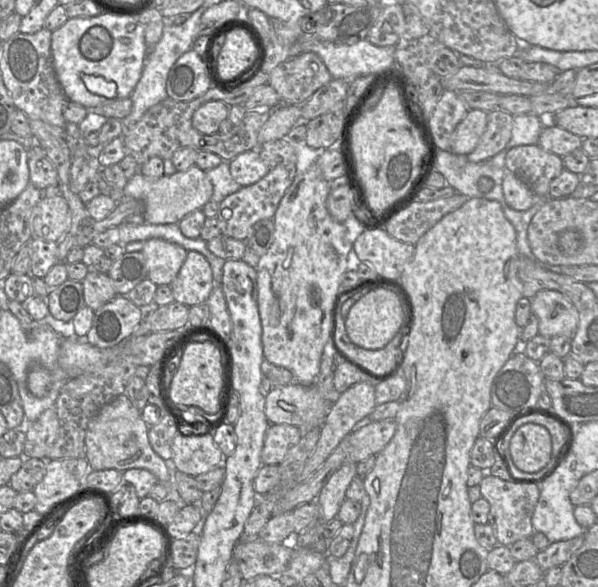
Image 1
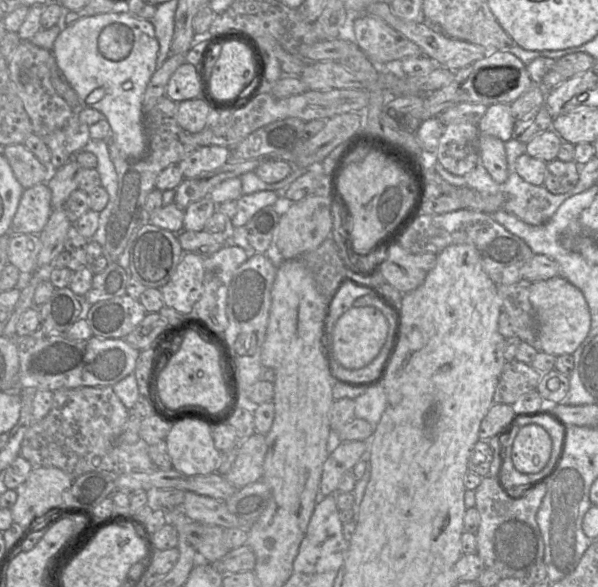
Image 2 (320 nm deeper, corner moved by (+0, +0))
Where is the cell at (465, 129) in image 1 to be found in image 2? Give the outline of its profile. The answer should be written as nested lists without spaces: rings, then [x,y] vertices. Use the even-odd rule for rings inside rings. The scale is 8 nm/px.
[[[509,104],[488,106],[477,126],[481,133],[497,137],[503,142],[512,139],[515,120],[511,115]]]

